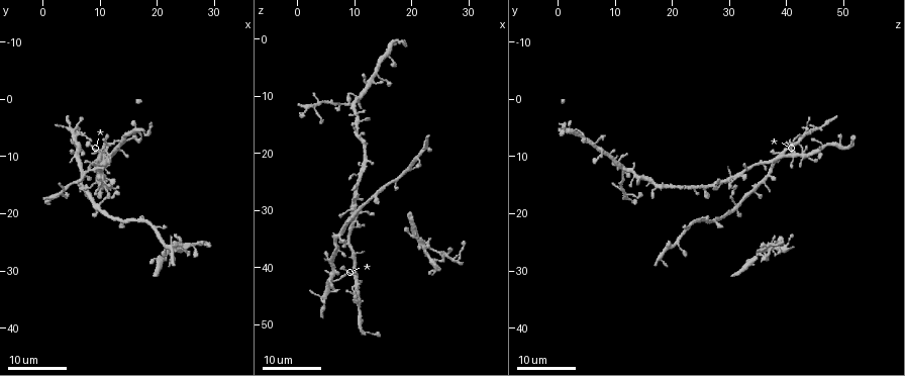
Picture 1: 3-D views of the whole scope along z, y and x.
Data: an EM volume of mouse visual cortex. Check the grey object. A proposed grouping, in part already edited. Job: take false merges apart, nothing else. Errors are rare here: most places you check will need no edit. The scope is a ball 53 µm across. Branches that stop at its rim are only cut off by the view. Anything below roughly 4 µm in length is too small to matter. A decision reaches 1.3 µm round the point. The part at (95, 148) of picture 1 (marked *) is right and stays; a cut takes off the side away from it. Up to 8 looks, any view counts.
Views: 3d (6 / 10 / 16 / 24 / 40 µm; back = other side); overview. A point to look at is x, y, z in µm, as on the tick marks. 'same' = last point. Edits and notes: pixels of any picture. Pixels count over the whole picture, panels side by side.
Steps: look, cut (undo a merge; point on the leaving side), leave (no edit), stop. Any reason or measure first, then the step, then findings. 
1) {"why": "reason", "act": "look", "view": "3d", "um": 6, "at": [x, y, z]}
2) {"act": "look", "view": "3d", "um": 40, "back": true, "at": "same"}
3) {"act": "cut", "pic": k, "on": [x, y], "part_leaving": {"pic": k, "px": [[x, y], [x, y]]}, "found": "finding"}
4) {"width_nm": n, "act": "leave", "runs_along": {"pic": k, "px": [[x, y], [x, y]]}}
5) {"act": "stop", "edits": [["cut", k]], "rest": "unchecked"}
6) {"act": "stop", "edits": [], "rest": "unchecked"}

{"act": "look", "view": "3d", "um": 16, "at": [5.0, 7.0, 42.5]}

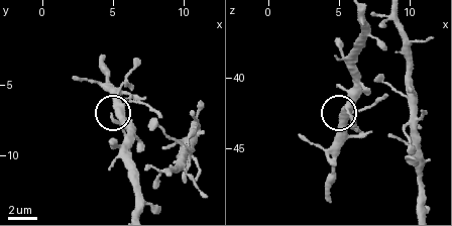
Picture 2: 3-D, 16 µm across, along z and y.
{"act": "look", "view": "3d", "um": 6, "at": [5.4, 7.0, 42.4]}

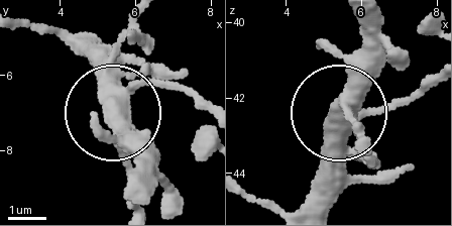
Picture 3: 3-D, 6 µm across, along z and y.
{"act": "look", "view": "3d", "um": 6, "back": true, "at": [5.45, 7.05, 42.35]}

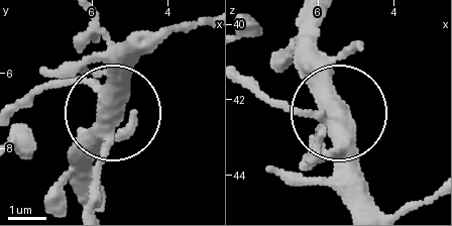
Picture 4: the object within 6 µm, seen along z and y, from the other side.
{"act": "leave", "runs_along": {"pic": 4, "px": [[249, 81], [337, 123], [337, 187]]}, "found": "one neuron here"}

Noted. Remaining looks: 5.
{"act": "look", "view": "3d", "um": 16, "at": [9.5, 12.5, 11.0]}

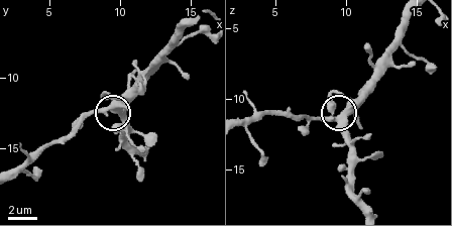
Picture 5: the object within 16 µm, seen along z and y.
{"act": "look", "view": "3d", "um": 6, "at": [9.6, 12.2, 11.4]}

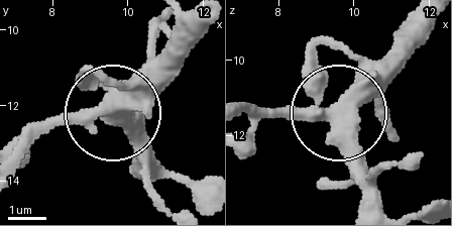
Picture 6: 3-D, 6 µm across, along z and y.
{"side_arm_um": 12, "act": "leave", "runs_along": {"pic": 6, "px": [[377, 209], [338, 115], [245, 112]]}, "found": "one neuron here"}

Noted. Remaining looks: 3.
{"why": "looks like a crossing", "act": "look", "view": "3d", "um": 16, "at": [9.5, 19.0, 31.5]}

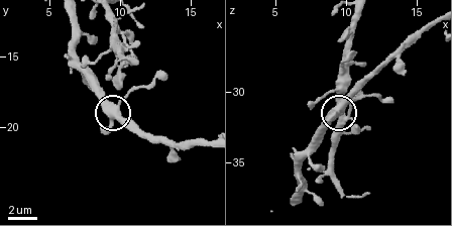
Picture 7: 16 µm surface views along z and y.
{"act": "look", "view": "3d", "um": 6, "at": [9.6, 18.8, 31.2]}

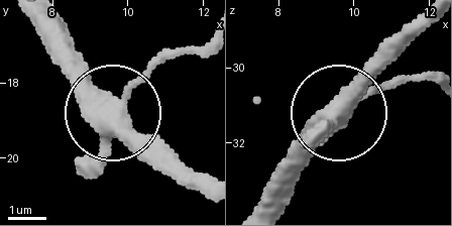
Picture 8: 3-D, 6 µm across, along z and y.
{"act": "leave", "runs_along": {"pic": 8, "px": [[29, 17], [45, 45], [112, 107], [177, 48]]}, "found": "continuous, no second neuron"}

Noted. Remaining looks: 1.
{"act": "stop", "edits": [], "rest": "unchecked"}

